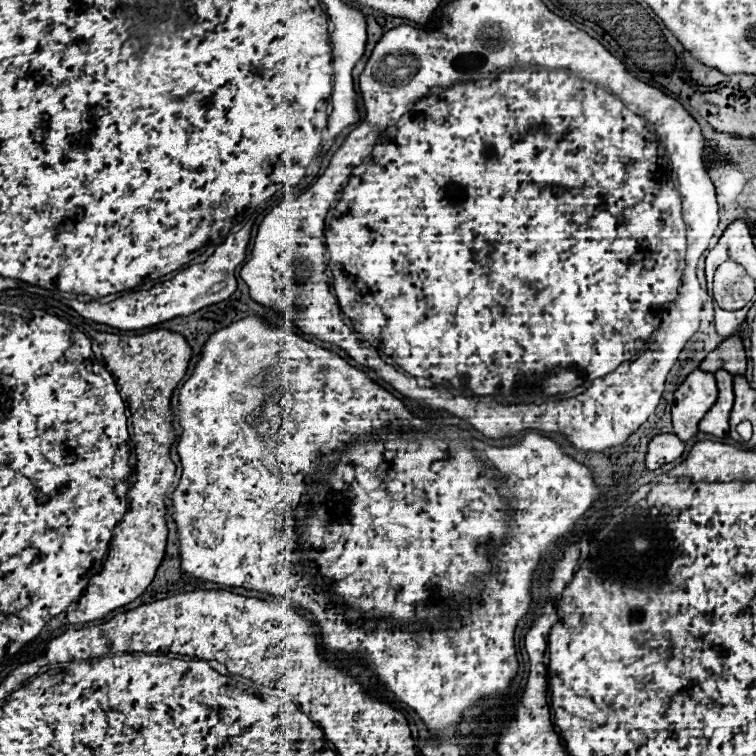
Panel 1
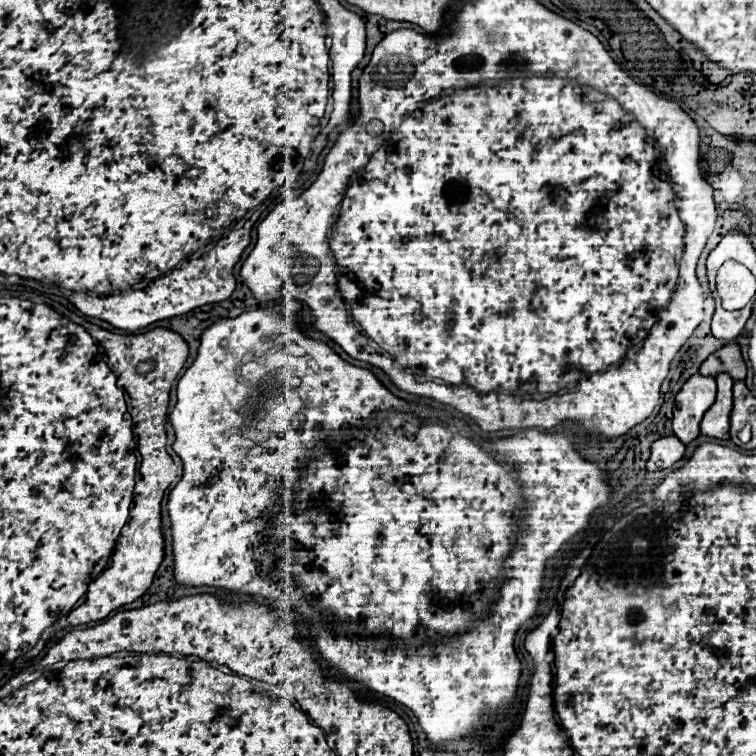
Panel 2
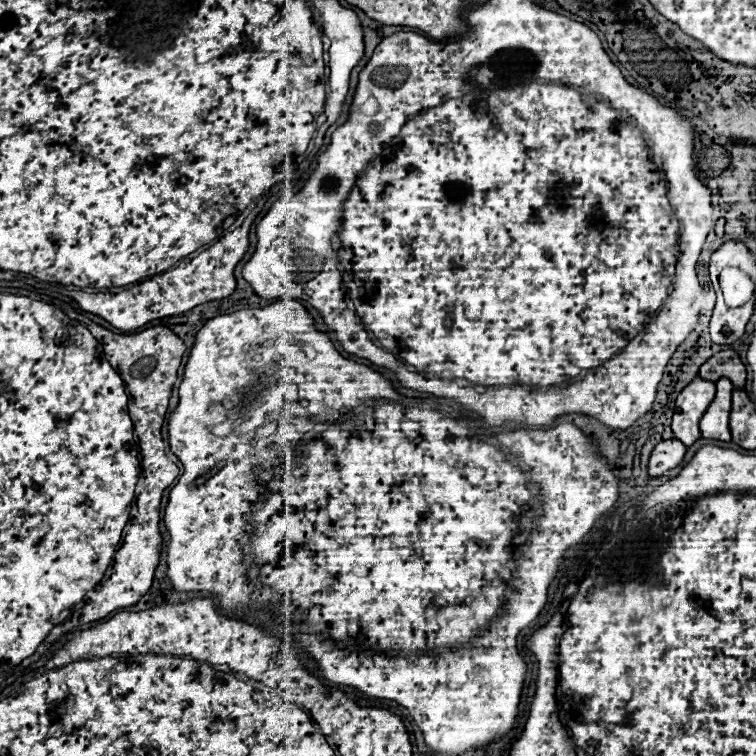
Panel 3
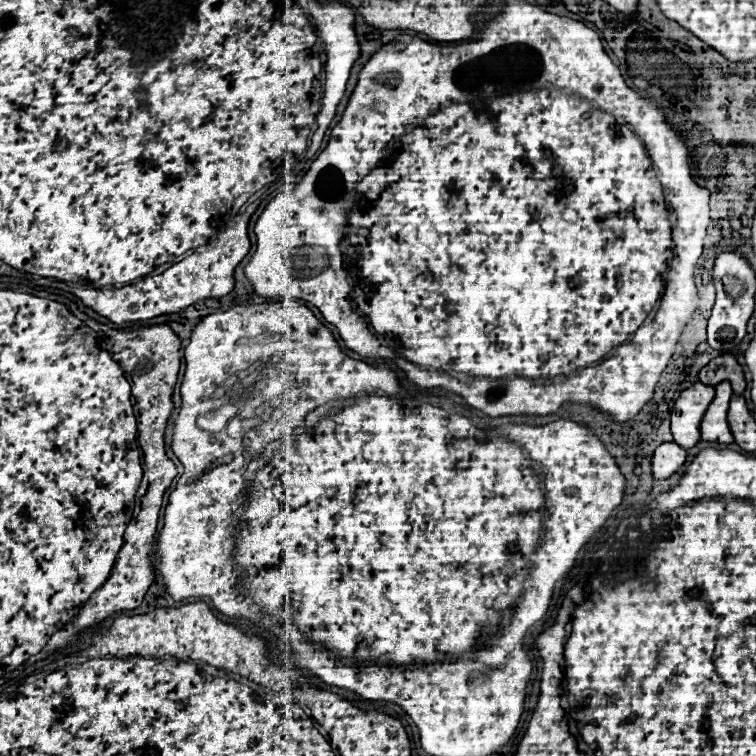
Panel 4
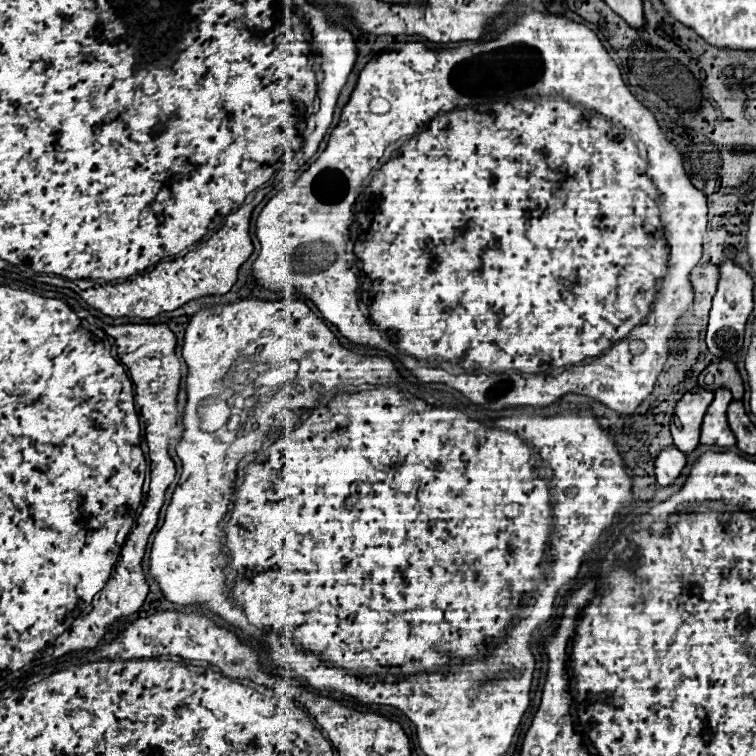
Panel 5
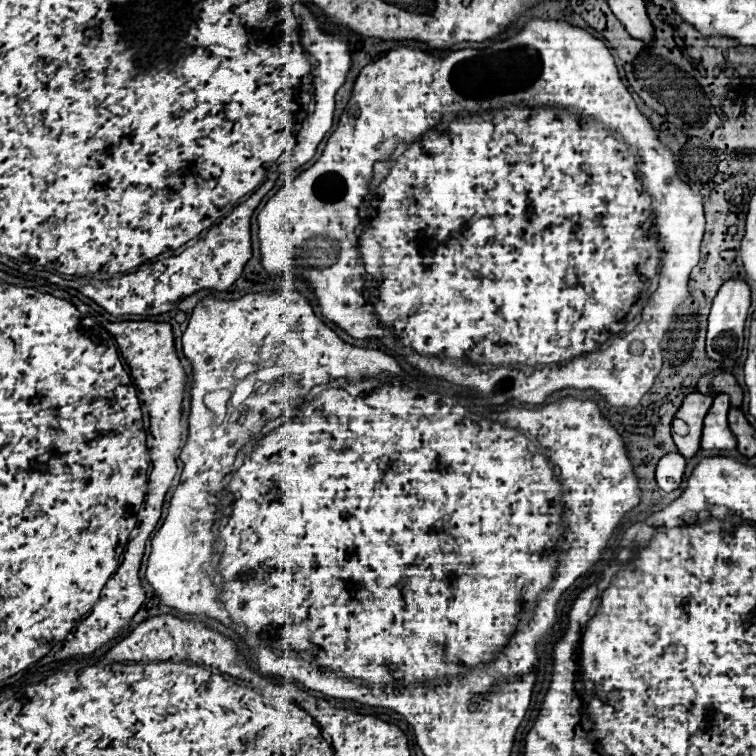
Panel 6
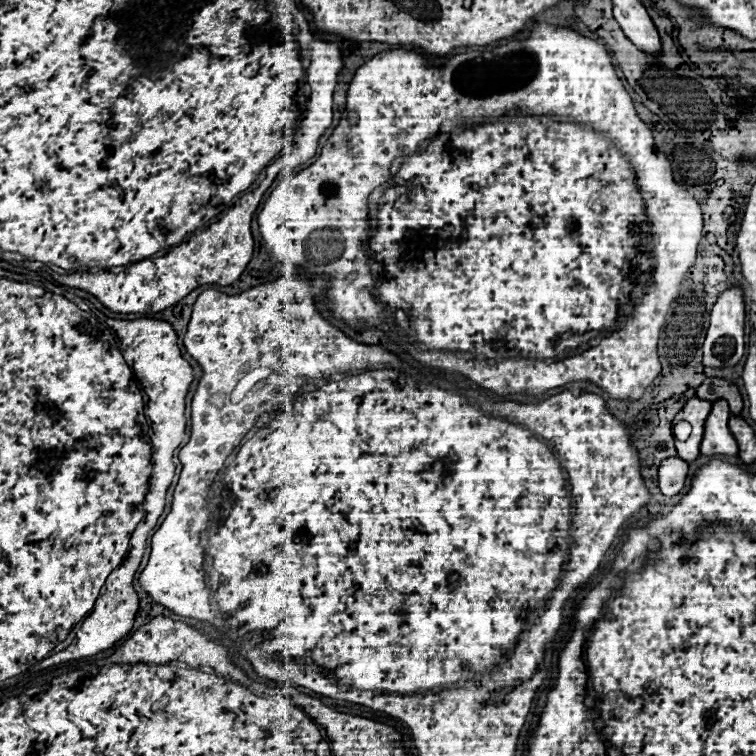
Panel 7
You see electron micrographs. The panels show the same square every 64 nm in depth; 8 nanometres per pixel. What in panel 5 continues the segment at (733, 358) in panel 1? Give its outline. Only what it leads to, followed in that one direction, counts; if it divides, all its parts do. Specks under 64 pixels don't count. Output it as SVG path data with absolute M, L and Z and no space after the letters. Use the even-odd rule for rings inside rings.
M720 358L716 364L710 364L702 370L702 374L698 376L698 386L708 388L708 390L716 390L716 388L730 388L732 396L736 400L742 400L744 394L744 384L742 378L738 374L736 364L730 358Z

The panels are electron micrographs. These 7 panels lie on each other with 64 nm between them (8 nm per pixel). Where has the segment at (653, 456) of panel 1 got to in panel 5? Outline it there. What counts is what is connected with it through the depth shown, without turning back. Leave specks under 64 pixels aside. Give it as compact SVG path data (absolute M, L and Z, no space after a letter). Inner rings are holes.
M666 446L654 460L654 472L660 486L668 486L674 478L680 476L680 470L686 464L686 454L676 446Z

